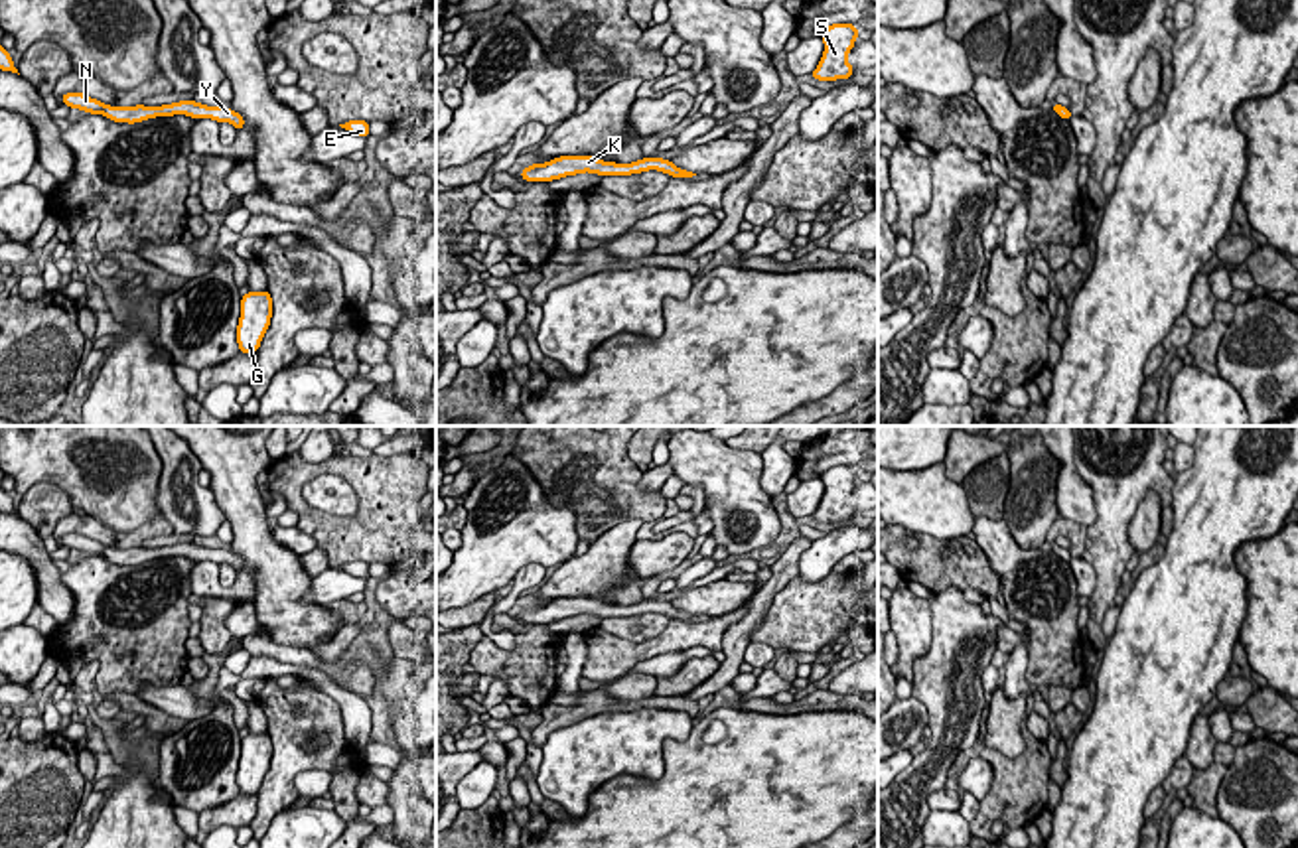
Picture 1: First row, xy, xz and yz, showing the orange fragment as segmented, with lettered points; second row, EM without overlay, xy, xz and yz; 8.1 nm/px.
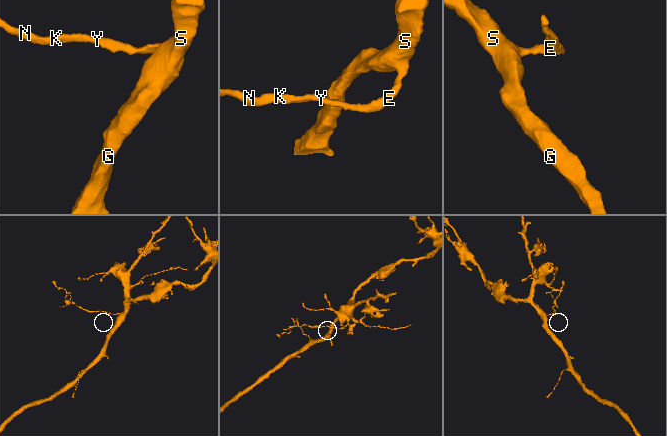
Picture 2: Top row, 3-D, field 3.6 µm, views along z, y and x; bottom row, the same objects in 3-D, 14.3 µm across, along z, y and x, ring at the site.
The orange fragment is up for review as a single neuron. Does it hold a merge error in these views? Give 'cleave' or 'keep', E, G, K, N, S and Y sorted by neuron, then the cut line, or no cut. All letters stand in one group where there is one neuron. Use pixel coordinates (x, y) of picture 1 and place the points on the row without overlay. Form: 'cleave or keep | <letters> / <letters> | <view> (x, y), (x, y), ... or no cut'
keep | E G K N S Y | no cut

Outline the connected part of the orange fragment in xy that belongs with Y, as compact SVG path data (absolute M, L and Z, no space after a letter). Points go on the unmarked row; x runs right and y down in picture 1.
M65 534L61 538L61 544L71 548L71 550L79 550L85 552L89 556L97 554L103 556L107 560L110 560L112 564L142 564L148 560L156 560L156 558L174 558L174 556L185 556L191 560L211 560L217 564L231 564L237 572L245 570L245 560L227 550L227 548L207 548L195 542L180 542L180 544L172 544L172 546L162 546L162 548L144 548L144 546L136 546L136 548L110 548L105 546L97 540L91 540L83 534Z

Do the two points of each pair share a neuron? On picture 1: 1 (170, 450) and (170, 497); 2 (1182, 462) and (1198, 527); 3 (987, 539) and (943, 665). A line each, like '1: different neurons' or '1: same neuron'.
1: same neuron
2: different neurons
3: different neurons

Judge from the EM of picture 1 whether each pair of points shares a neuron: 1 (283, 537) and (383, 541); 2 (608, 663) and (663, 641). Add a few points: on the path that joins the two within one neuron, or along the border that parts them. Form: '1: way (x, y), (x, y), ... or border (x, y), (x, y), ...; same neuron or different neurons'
1: border (296, 527), (318, 545); different neurons
2: way (622, 655), (649, 649); same neuron

